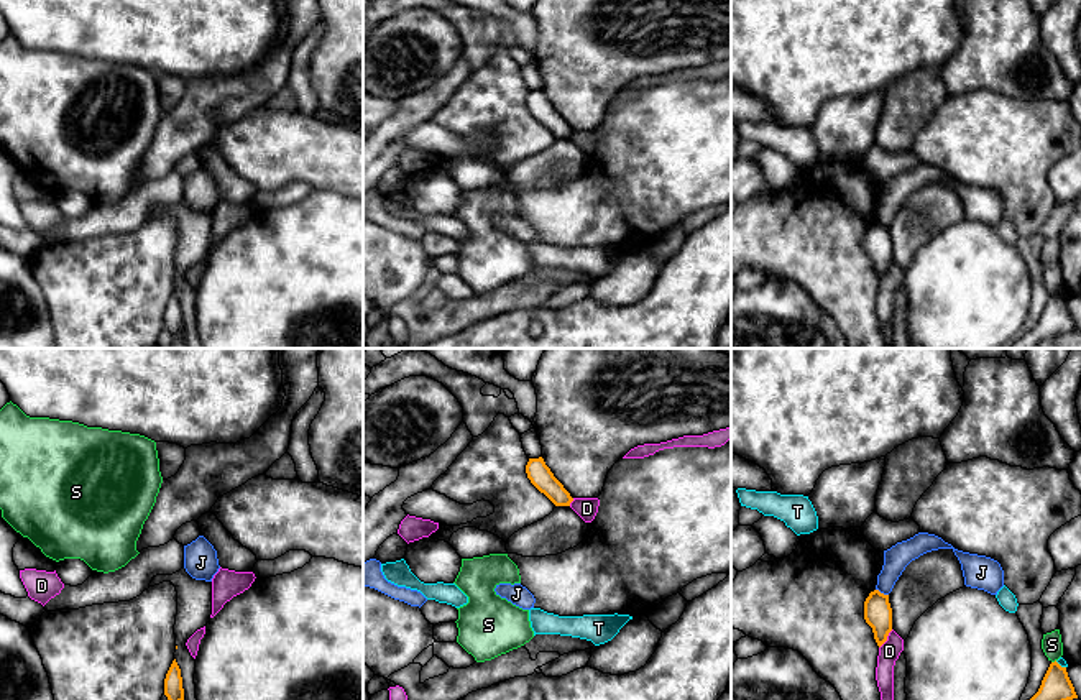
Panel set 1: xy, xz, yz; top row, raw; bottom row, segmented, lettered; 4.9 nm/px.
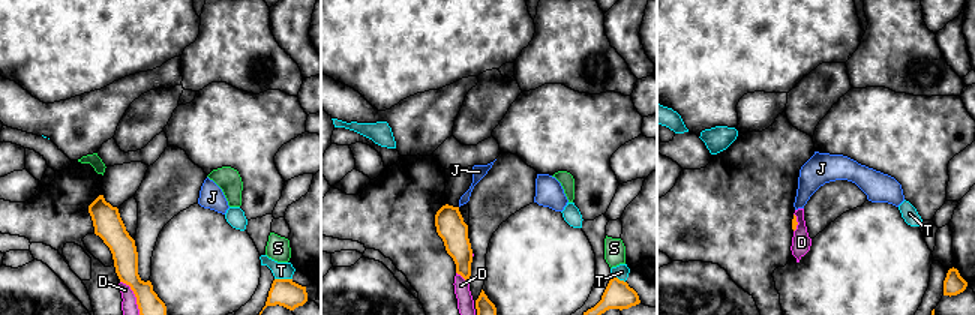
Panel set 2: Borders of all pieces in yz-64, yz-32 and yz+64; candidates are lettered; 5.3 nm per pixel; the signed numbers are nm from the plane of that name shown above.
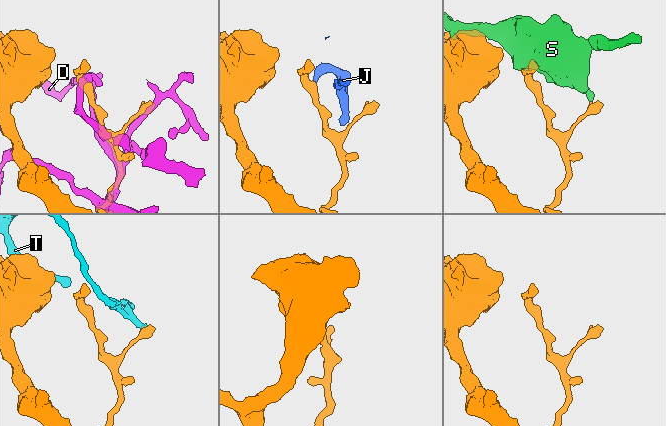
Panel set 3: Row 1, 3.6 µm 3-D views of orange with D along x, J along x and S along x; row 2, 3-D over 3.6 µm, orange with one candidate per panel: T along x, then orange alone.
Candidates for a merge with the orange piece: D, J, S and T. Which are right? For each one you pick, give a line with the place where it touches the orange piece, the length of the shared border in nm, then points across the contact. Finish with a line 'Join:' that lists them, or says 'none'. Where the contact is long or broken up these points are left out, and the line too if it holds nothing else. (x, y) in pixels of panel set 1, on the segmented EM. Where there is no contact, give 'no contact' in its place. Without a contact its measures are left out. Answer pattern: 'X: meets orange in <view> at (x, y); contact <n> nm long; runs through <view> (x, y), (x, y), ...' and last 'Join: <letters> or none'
Join: none

